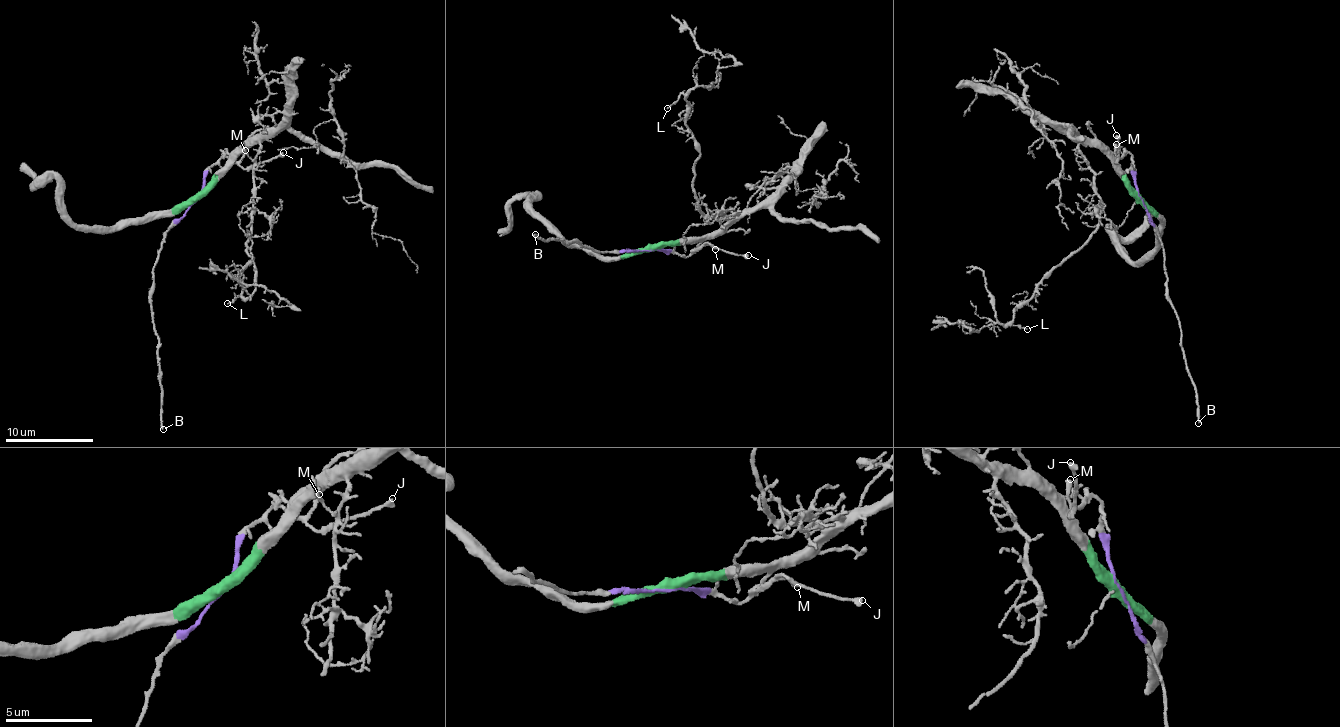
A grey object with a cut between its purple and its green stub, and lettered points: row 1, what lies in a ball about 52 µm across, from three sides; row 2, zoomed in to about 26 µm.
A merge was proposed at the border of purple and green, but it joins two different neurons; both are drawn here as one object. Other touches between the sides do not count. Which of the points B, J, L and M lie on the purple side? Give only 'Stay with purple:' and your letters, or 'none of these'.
Stay with purple: B, J, M

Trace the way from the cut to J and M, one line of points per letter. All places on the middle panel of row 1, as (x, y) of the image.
J: (649, 250), (687, 255), (699, 251), (708, 242), (749, 256)
M: (649, 250), (687, 255), (706, 245), (716, 249)

